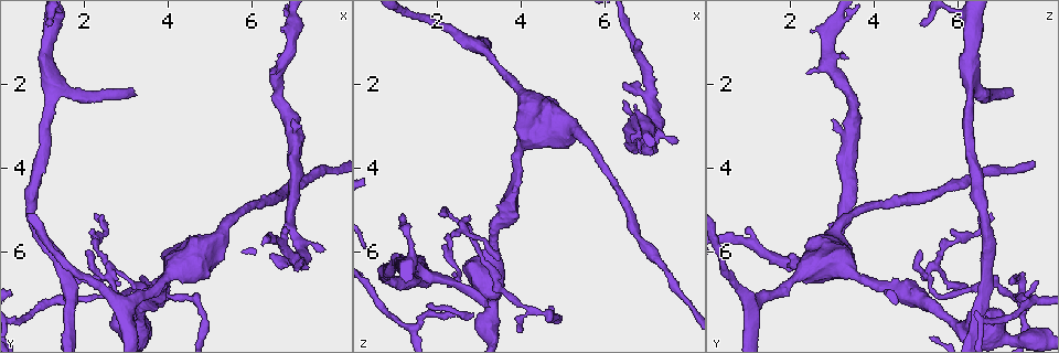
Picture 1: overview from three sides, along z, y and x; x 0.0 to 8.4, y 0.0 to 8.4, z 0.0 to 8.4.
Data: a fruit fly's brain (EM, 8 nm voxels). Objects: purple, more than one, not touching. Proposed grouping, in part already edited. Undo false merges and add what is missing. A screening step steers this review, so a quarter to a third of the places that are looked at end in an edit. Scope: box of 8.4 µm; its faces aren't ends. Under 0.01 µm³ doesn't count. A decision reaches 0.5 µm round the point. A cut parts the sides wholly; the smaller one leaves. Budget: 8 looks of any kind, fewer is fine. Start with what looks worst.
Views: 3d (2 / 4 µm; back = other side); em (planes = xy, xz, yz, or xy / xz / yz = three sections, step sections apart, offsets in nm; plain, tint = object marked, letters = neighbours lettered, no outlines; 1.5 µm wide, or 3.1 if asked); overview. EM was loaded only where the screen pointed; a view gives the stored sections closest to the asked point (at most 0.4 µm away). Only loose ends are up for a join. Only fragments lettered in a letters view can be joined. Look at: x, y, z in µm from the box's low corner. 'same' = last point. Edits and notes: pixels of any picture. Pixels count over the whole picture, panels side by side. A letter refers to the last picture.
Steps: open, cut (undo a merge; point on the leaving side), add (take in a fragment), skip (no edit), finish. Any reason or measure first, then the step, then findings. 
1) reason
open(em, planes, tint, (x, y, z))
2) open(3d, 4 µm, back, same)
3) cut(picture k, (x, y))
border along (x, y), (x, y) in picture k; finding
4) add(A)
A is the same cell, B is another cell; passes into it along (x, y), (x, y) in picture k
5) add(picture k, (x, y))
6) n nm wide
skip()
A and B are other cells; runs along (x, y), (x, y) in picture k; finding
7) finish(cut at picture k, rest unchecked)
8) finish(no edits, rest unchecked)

free end
open(em, xy, step 4, letters, (3.20, 2.25, 7.35))

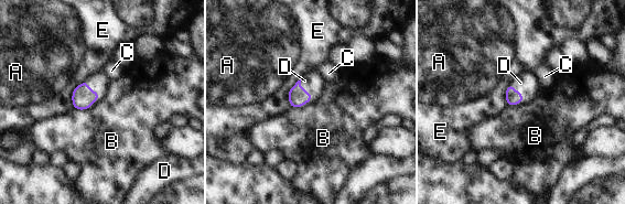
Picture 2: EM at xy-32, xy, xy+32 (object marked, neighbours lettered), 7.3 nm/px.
cut it another way
open(em, planes, letters, same)

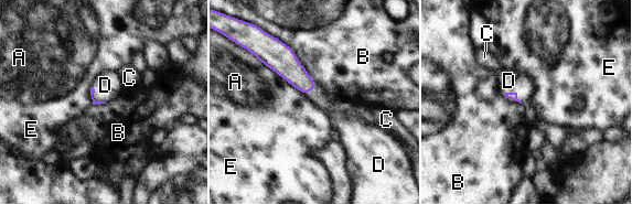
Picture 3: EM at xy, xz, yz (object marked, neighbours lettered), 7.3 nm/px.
add(D)
D is the same cell, A, B, C and E are other cells; the neuron continues

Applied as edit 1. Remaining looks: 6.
see it whole again
open(overview)

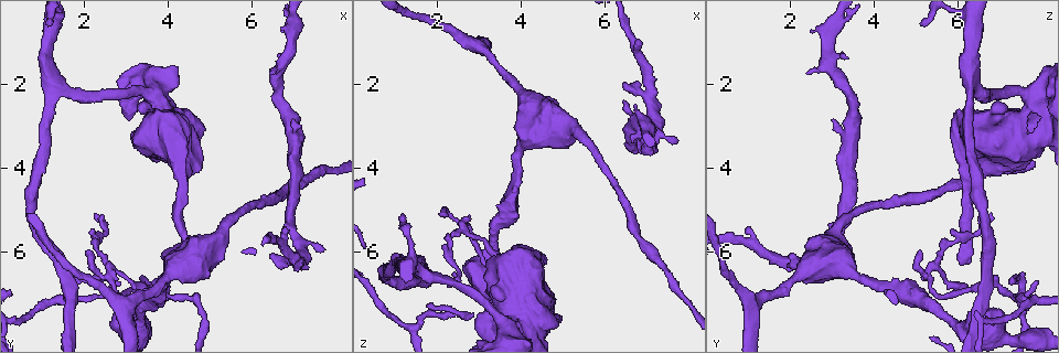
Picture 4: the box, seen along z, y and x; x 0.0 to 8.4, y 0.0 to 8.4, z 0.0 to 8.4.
an open end
open(3d, 2 µm, (3.45, 6.85, 6.20))

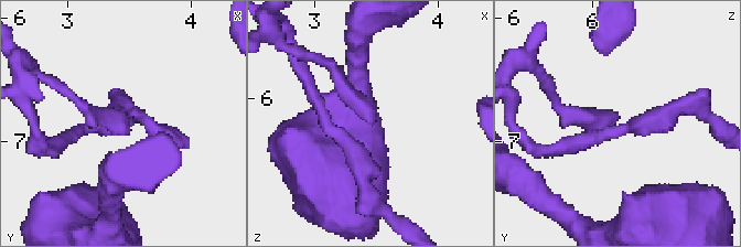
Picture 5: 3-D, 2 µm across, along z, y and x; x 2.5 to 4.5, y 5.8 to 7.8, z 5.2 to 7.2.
need the tissue
open(em, planes, letters, (3.50, 6.80, 6.24))

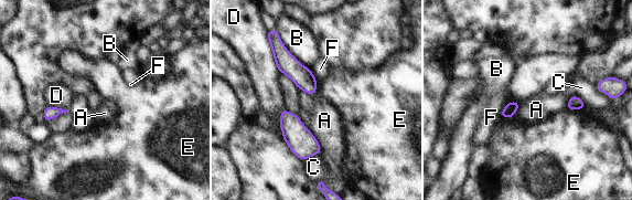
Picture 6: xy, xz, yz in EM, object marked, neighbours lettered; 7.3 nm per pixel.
90 nm wide
skip()
A, B, C, D, E and F are other cells; border along (567, 108), (584, 109) in picture 6; none of them fits

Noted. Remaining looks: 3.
a fork
open(3d, 4 µm, (7.05, 6.25, 2.30))

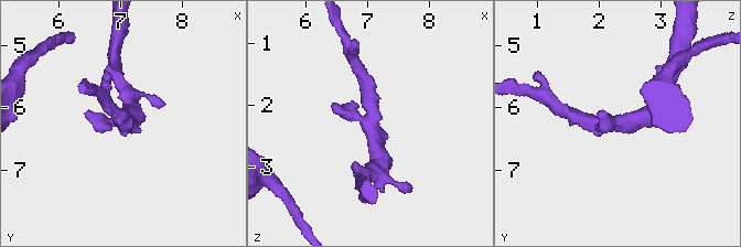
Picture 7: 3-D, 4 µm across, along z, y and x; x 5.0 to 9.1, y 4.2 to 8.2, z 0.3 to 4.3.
need the tissue
open(em, planes, letters, (7.10, 6.30, 2.30))

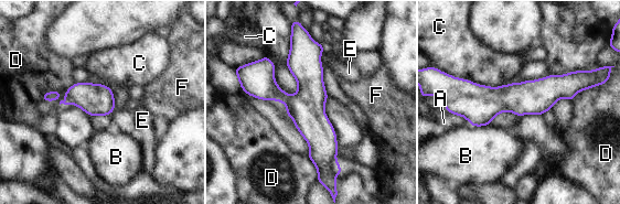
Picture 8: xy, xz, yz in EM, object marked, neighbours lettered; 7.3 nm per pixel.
skip()
A, B, C, D, E and F are other cells; all the same neuron

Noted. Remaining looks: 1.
finish(add at picture 3, rest unchecked)

